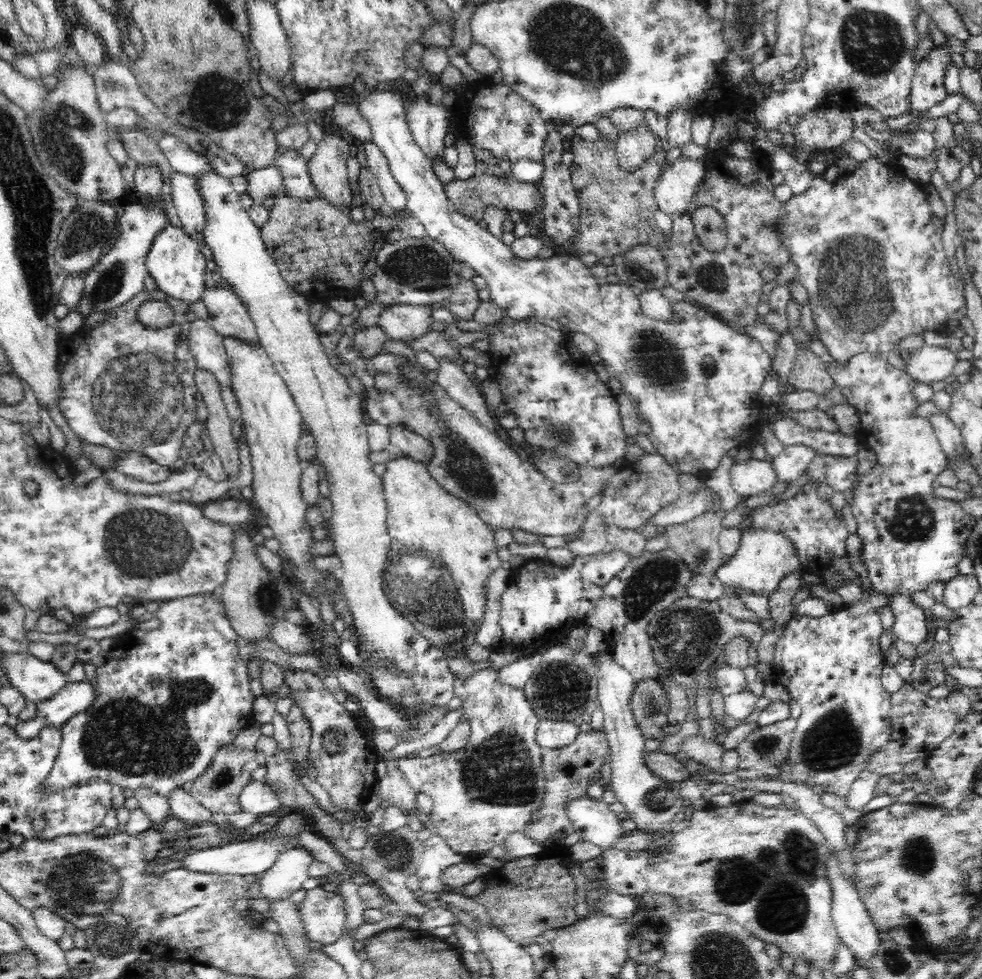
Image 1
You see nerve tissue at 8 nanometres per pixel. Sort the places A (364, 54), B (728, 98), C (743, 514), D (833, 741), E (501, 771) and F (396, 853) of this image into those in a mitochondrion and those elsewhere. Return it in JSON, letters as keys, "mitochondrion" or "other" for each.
{"A":"mitochondrion","B":"other","C":"other","D":"mitochondrion","E":"mitochondrion","F":"mitochondrion"}

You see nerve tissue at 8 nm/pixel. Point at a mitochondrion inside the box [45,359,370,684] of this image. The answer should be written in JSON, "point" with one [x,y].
{"point":[141,543]}

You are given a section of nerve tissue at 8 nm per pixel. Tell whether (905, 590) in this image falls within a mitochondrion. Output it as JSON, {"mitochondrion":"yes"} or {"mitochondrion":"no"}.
{"mitochondrion":"no"}

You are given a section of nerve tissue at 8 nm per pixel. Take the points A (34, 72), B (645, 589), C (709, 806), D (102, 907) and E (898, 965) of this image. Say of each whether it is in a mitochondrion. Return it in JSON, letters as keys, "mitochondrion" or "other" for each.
{"A":"other","B":"mitochondrion","C":"other","D":"mitochondrion","E":"other"}

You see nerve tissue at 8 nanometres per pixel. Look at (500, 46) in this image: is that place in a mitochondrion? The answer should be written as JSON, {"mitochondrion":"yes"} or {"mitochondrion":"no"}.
{"mitochondrion":"no"}

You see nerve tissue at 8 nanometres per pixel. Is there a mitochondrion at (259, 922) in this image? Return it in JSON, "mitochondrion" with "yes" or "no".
{"mitochondrion":"no"}

